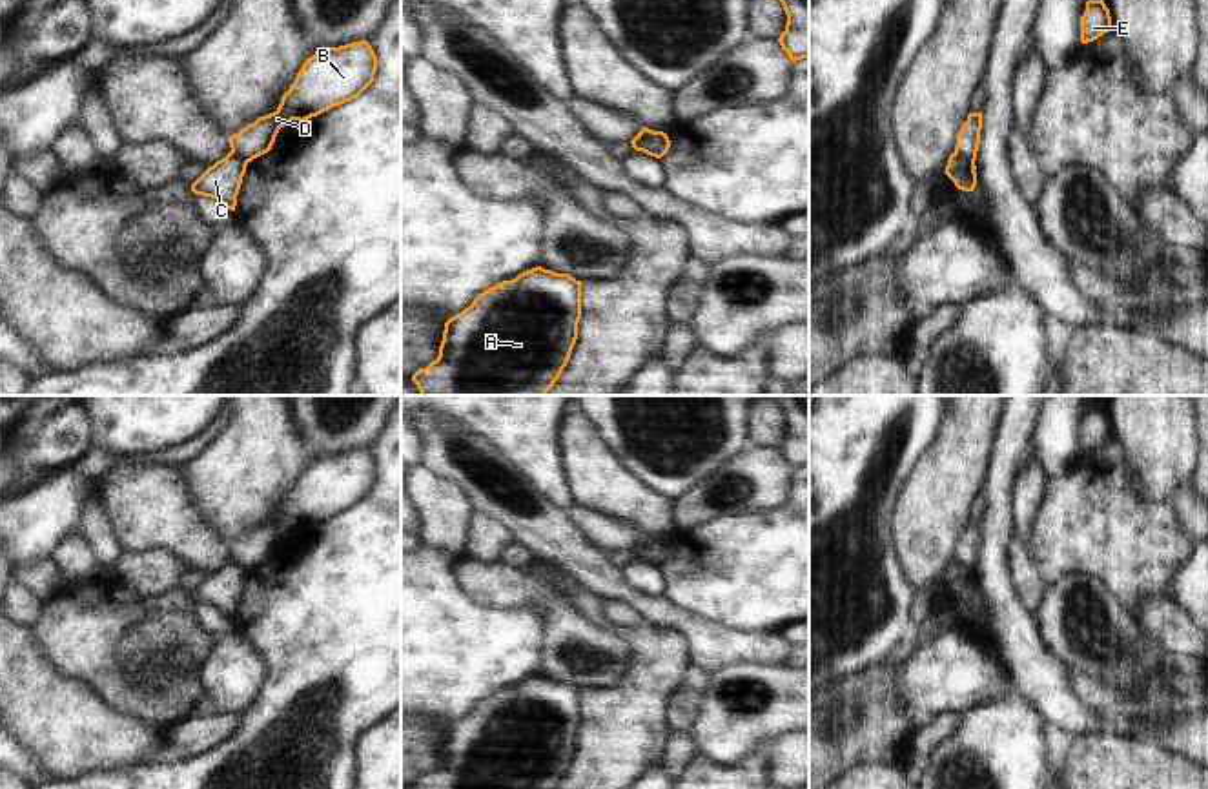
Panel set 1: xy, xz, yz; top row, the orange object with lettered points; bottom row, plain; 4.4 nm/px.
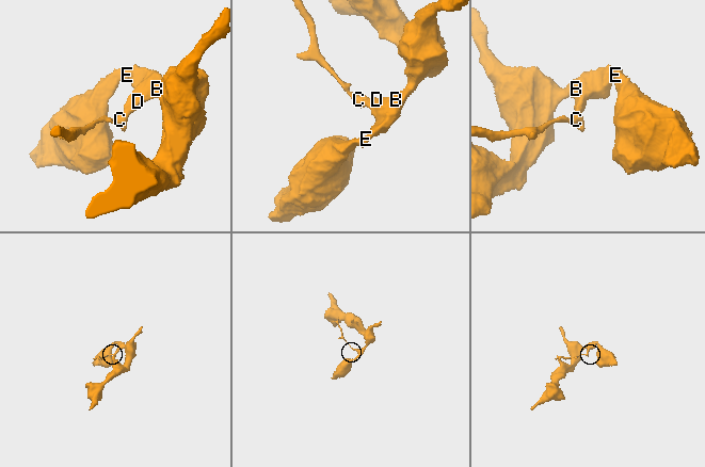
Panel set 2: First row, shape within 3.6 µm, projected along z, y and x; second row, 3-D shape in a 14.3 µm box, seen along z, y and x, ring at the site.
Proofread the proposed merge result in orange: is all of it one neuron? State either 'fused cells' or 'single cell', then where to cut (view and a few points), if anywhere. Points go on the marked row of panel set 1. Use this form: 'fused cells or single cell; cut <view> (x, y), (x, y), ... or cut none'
fused cells; cut xz (653, 132), (640, 150)

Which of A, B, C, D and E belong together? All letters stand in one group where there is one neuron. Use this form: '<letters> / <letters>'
A B D E / C

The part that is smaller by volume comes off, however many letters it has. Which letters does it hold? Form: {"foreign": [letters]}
{"foreign": ["C"]}

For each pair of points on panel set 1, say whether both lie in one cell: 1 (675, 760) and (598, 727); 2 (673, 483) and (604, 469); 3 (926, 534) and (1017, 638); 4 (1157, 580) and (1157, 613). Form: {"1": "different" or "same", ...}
{"1": "different", "2": "different", "3": "different", "4": "different"}

